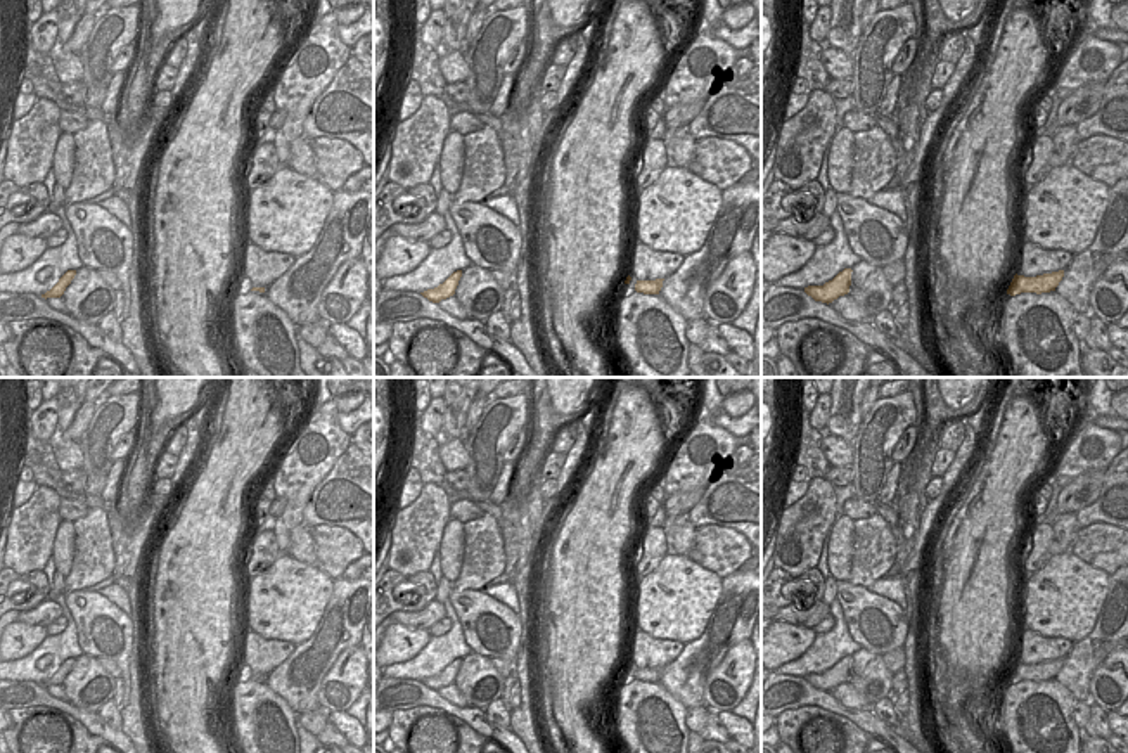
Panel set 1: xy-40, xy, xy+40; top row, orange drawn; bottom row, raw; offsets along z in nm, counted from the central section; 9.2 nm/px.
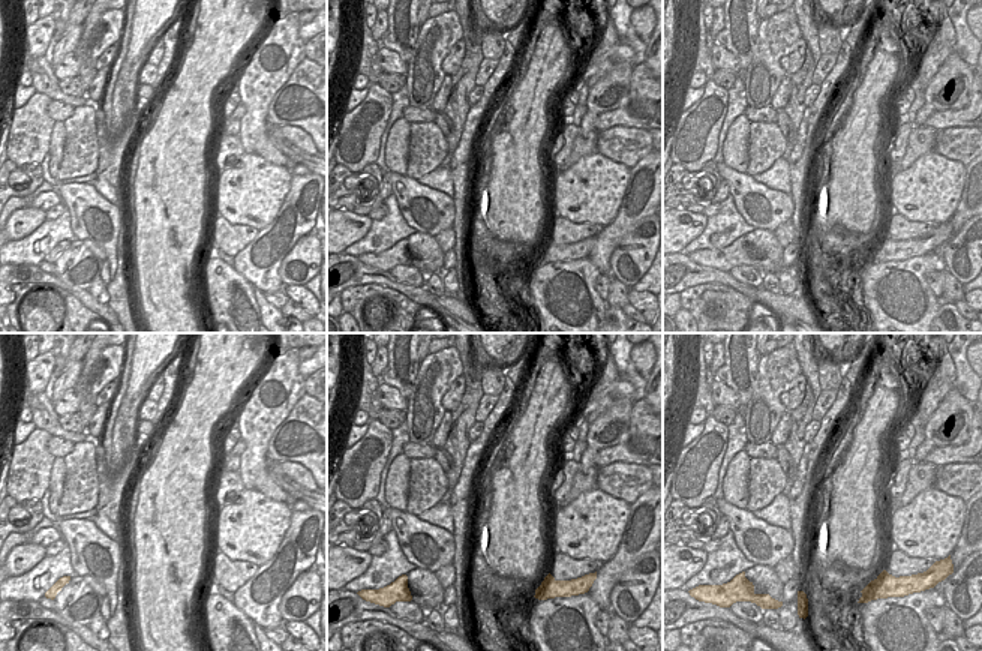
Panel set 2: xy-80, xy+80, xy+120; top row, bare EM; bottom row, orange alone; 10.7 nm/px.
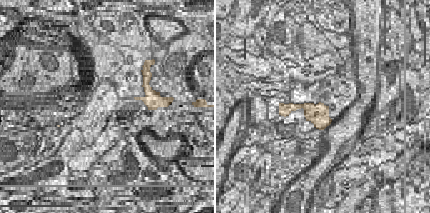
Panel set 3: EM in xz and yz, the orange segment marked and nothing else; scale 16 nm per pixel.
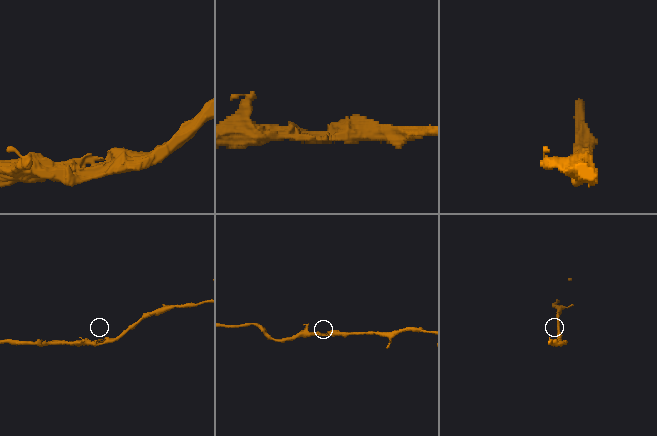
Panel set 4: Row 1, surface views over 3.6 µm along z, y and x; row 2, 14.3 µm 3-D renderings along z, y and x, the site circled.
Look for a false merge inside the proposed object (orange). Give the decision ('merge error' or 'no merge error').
no merge error

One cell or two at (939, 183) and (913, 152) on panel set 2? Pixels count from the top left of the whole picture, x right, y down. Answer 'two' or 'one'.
two

